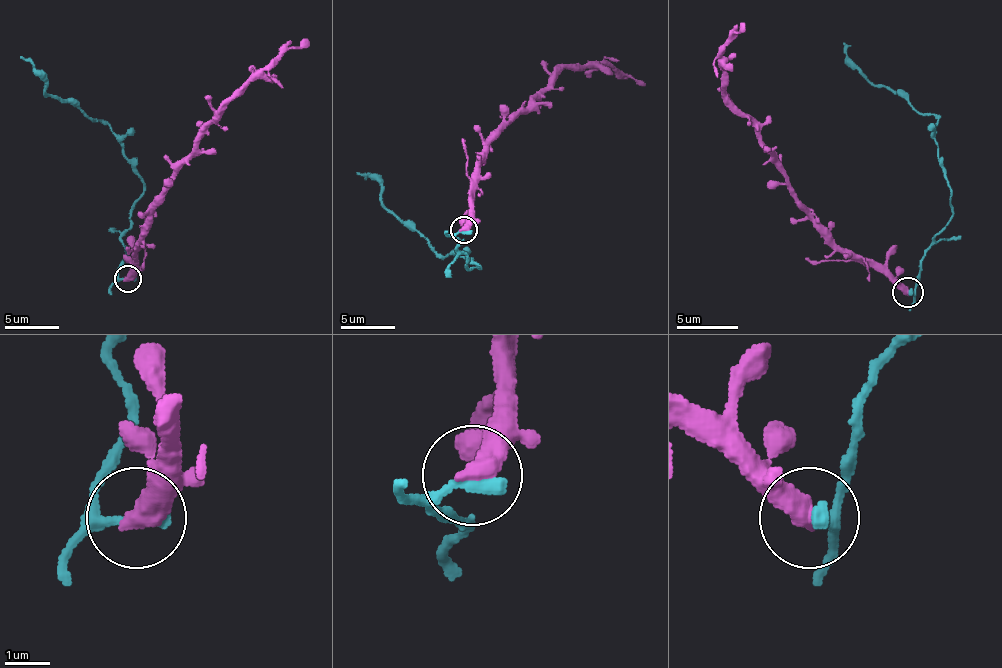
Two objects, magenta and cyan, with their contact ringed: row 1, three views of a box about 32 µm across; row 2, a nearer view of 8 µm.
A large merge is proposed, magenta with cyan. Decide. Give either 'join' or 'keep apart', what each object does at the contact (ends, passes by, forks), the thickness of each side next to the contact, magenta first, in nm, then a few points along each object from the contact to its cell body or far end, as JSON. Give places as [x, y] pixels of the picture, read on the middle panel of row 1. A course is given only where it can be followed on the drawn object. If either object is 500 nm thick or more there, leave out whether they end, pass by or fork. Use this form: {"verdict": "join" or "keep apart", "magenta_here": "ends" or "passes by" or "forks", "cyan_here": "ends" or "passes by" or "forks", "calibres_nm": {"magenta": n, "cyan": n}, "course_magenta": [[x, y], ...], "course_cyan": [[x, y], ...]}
{"verdict": "keep apart", "calibres_nm": {"magenta": 550, "cyan": 360}, "course_magenta": [[463, 230], [471, 181], [484, 149], [565, 68], [611, 65], [644, 84]], "course_cyan": [[463, 230], [457, 249], [479, 268], [444, 257], [384, 203], [382, 184], [357, 173]]}

